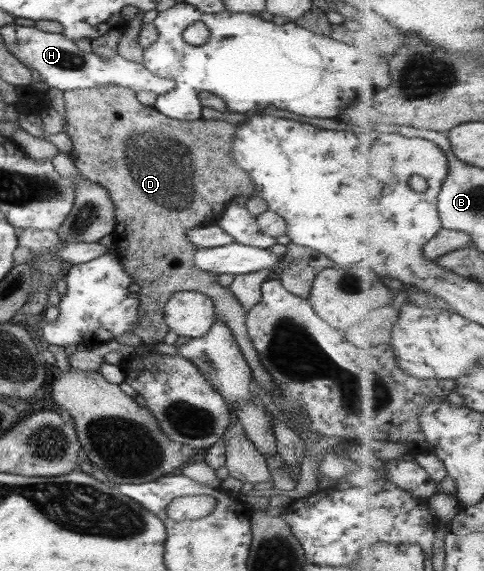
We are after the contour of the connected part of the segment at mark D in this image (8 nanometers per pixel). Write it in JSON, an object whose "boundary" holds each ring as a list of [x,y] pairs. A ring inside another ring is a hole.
{"boundary":[[[105,86],[84,90],[64,90],[63,104],[65,112],[65,124],[63,131],[71,140],[73,149],[70,152],[71,159],[76,165],[77,173],[84,179],[107,190],[109,200],[112,201],[115,214],[115,229],[112,232],[114,238],[115,255],[119,260],[122,270],[131,276],[131,283],[139,286],[135,292],[138,300],[138,324],[134,334],[138,336],[142,344],[154,346],[162,342],[168,326],[164,324],[164,304],[175,291],[196,291],[211,298],[214,313],[218,316],[218,322],[228,326],[232,332],[232,340],[241,350],[242,356],[250,370],[254,382],[258,384],[258,390],[268,392],[275,406],[289,420],[288,427],[297,434],[304,446],[303,458],[300,464],[291,467],[291,476],[296,485],[292,490],[284,494],[291,500],[304,498],[318,491],[315,473],[324,455],[330,450],[346,446],[342,440],[336,437],[320,437],[314,430],[307,428],[305,410],[300,407],[299,401],[287,400],[279,394],[279,388],[275,387],[274,381],[268,377],[248,335],[246,335],[246,312],[233,294],[218,285],[216,274],[198,270],[192,264],[192,253],[197,249],[190,244],[185,237],[185,230],[193,226],[216,225],[220,213],[232,198],[240,195],[253,194],[253,182],[249,174],[244,172],[233,160],[233,138],[237,126],[223,120],[196,119],[181,121],[166,118],[155,111],[152,106],[145,106],[136,100],[135,92],[128,87]]]}

